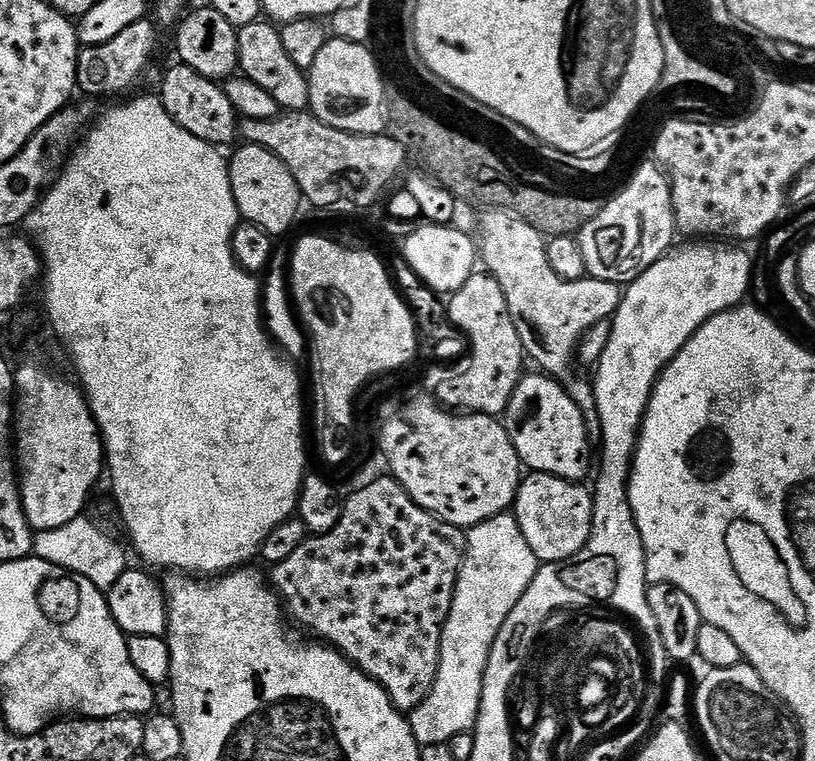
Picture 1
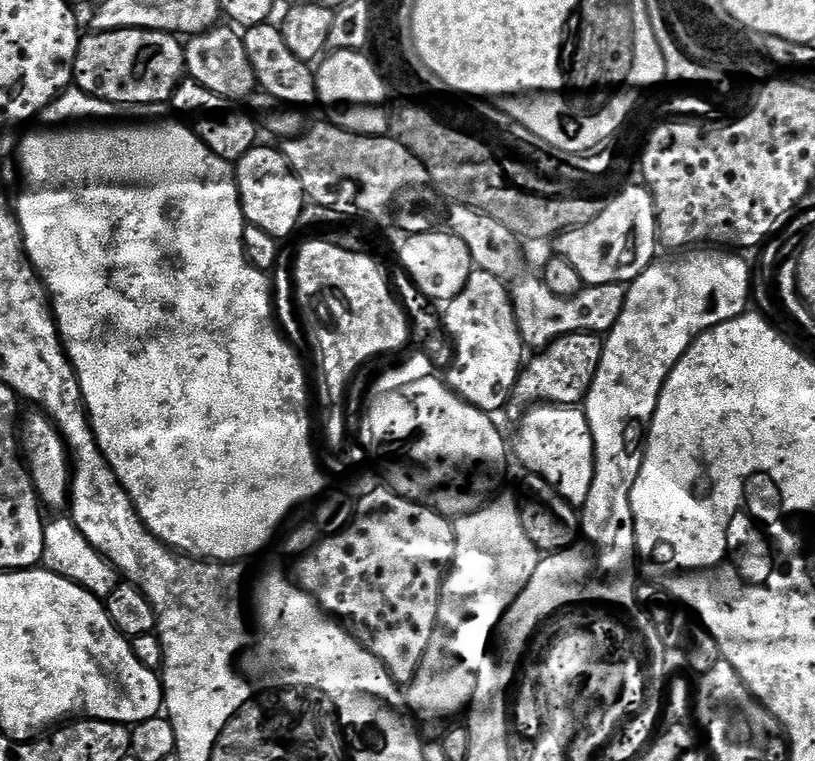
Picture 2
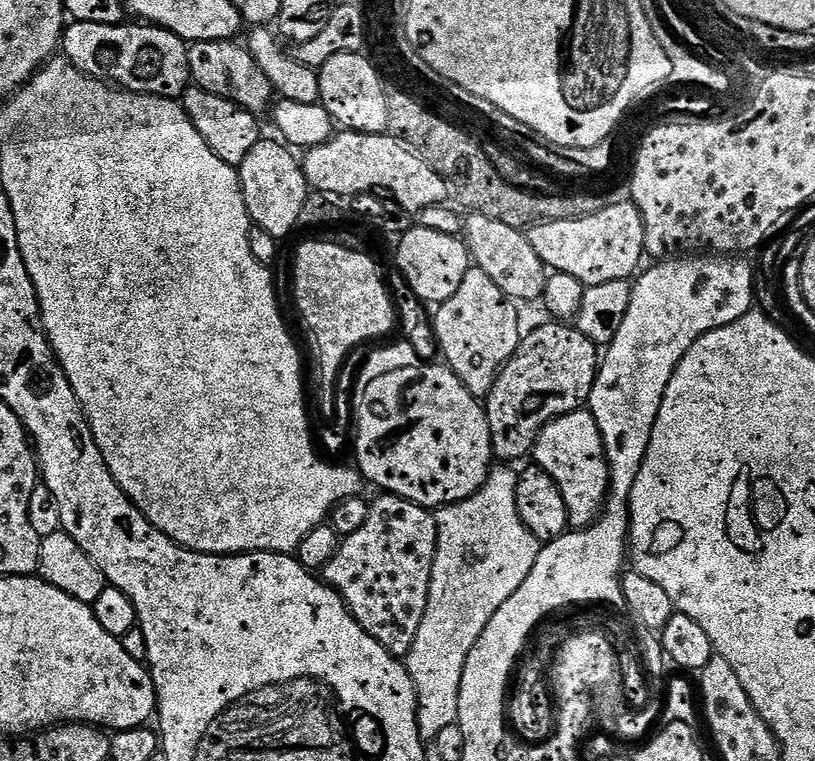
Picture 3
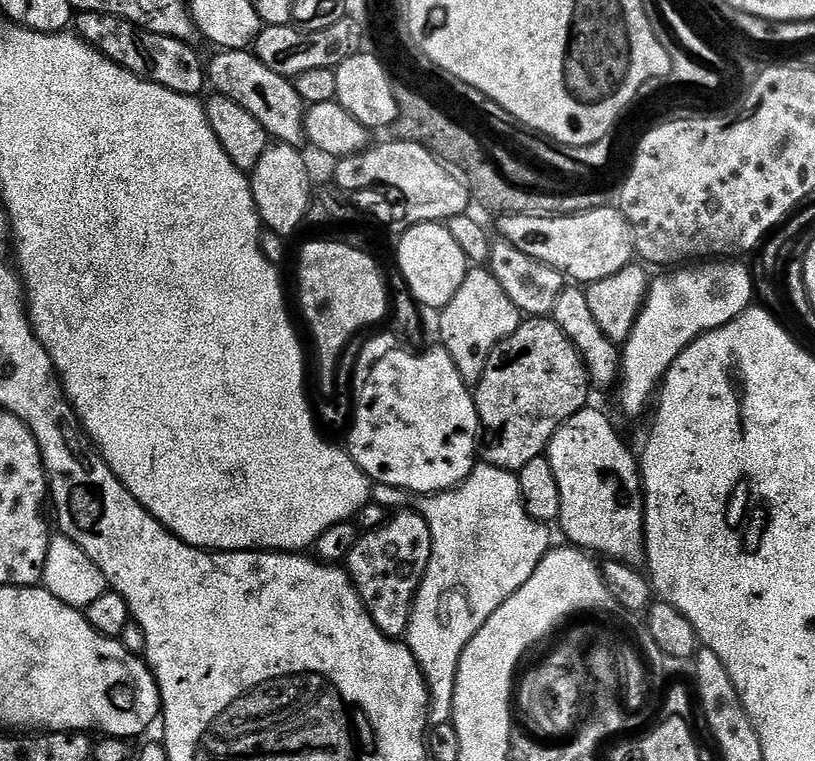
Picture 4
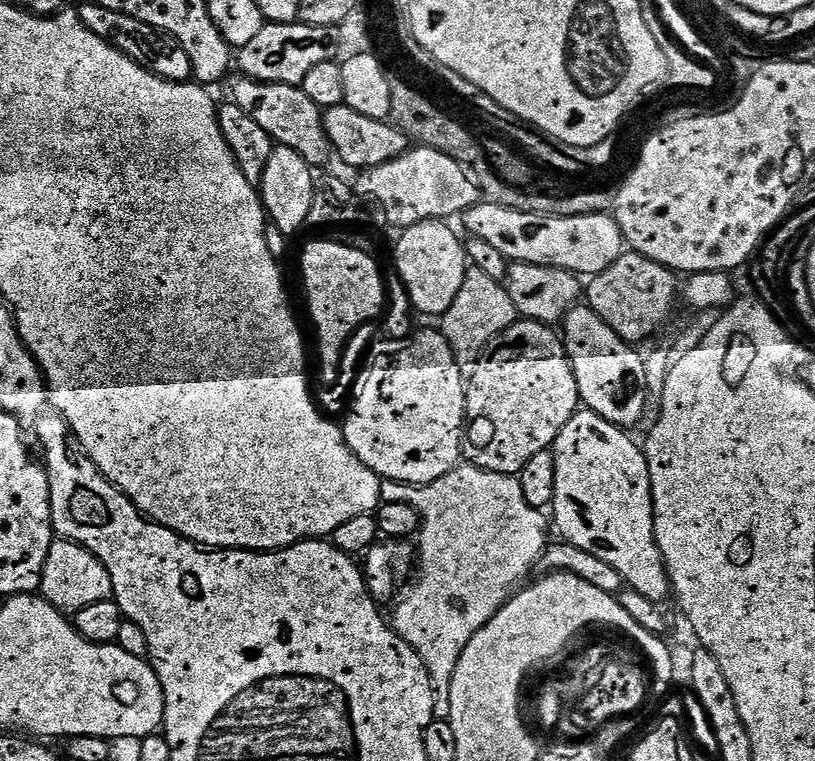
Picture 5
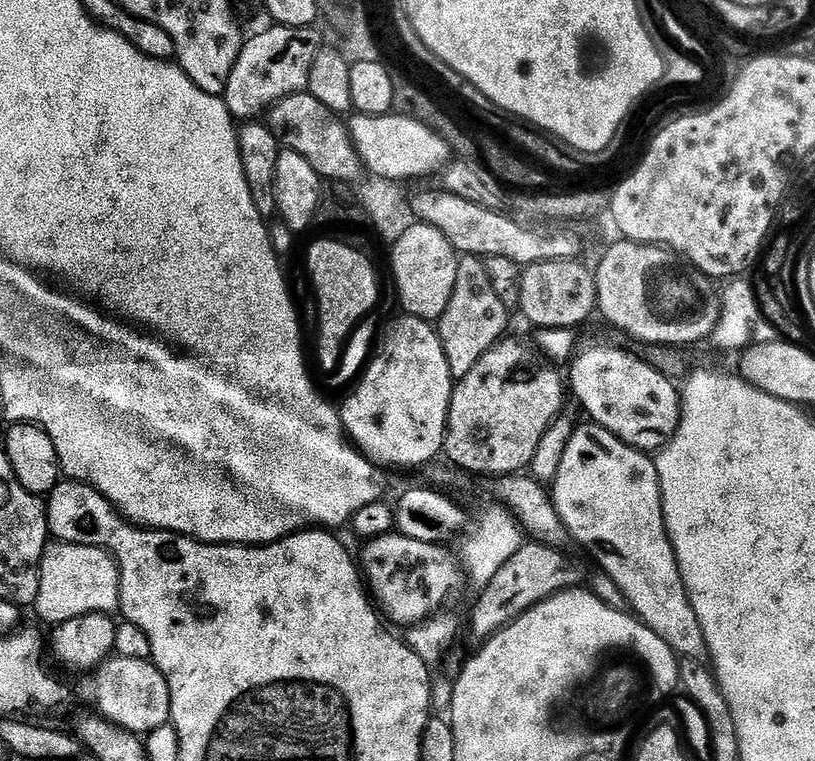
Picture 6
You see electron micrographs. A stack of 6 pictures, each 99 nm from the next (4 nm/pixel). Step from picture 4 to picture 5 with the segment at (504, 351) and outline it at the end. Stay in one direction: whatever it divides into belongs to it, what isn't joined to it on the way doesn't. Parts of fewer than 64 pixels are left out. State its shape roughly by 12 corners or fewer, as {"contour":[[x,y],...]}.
{"contour":[[517,319],[467,377],[463,459],[519,477],[580,407],[557,329]]}

